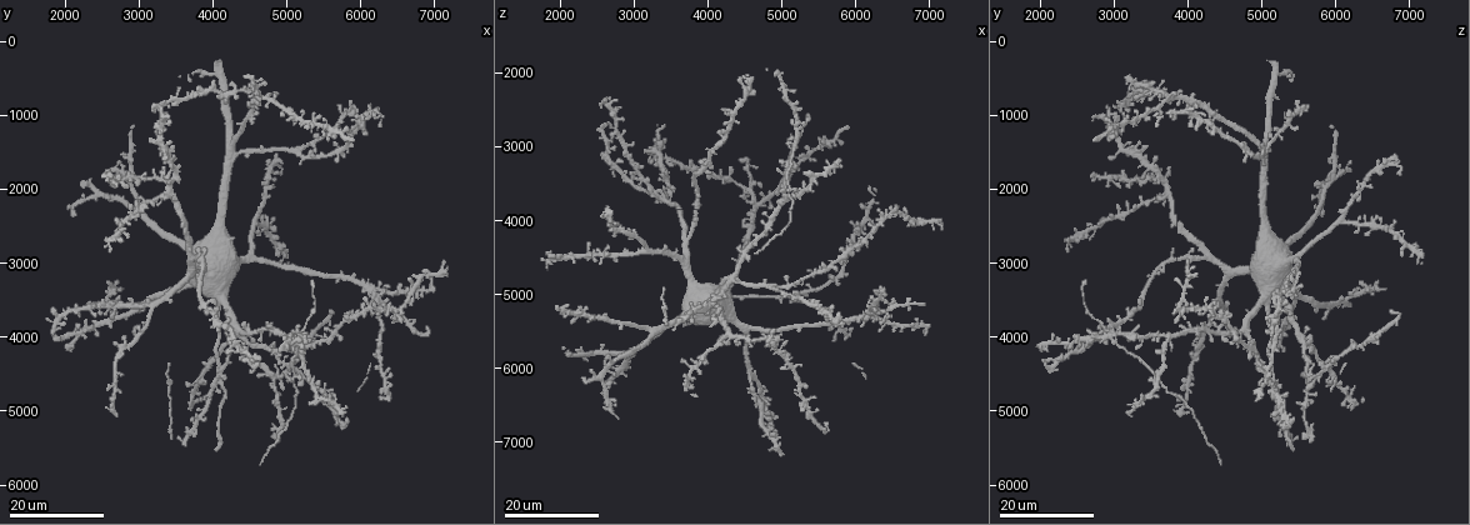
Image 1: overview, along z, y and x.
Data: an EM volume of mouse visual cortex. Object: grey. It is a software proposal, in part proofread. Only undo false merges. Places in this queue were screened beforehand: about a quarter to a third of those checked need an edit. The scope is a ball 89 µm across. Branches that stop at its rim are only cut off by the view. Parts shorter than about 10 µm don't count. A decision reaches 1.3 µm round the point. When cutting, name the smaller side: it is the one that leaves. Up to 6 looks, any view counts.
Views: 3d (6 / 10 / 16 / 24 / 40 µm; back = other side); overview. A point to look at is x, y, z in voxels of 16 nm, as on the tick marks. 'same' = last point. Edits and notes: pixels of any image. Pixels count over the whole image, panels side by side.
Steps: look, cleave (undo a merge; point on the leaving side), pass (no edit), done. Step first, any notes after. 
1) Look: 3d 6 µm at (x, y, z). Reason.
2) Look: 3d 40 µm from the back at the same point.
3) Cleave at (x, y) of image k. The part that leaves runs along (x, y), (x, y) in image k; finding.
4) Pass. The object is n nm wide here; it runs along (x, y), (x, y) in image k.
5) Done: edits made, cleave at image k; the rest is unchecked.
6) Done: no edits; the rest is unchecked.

Look: 3d 24 µm at (5150, 4000, 2950).

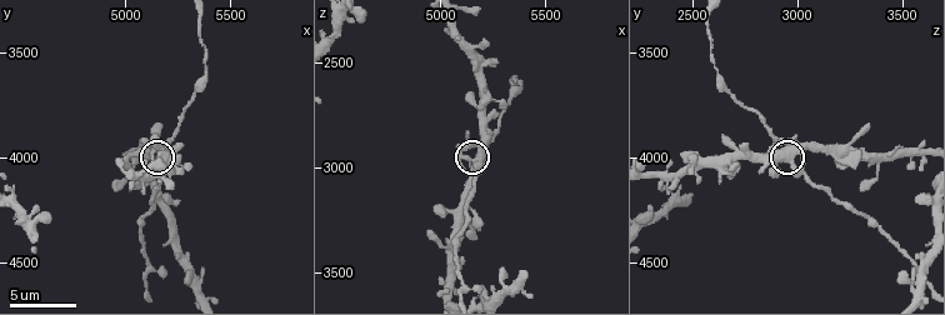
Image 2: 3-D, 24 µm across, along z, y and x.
Look: 3d 6 µm at (5200, 4040, 2980). Zoom in.

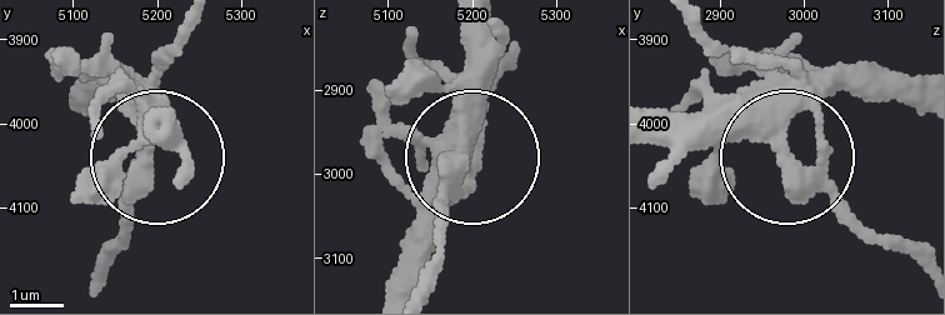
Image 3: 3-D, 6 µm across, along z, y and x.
Pass. The object is 460 nm wide here; one neuron here.

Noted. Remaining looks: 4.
Look: 3d 16 µm at (4850, 4200, 4900). Four or more arms meet.

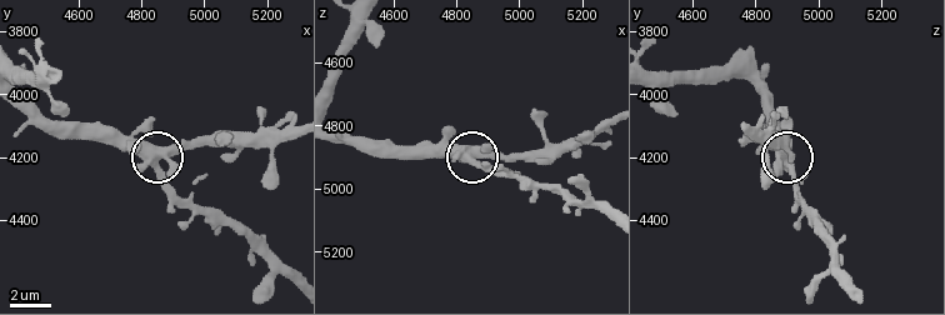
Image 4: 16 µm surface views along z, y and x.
Look: 3d 10 µm at (4850, 4210, 4910).

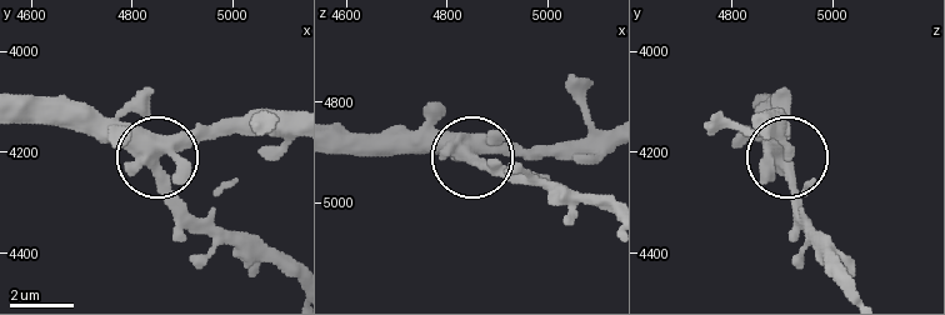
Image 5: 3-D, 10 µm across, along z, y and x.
Pass. 5 arms meet here; it runs along (21, 93), (86, 103), (135, 133), (168, 189), (213, 235) in image 5; one neuron here.

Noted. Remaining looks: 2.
Look: 3d 24 µm at (5350, 4050, 6400). Four arms meet.

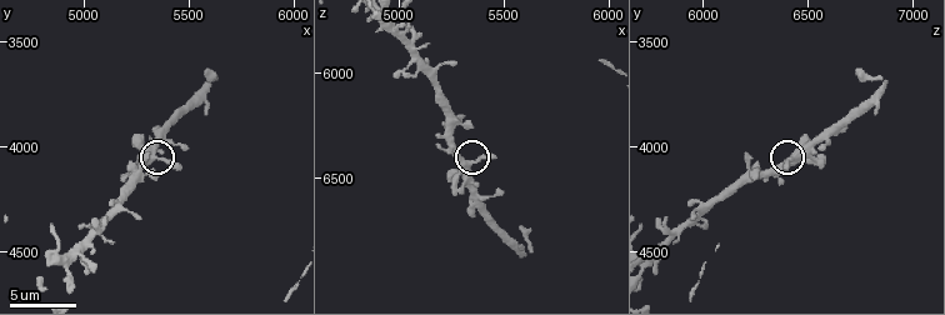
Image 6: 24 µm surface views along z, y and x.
Look: 3d 10 µm at (5350, 4050, 6440).

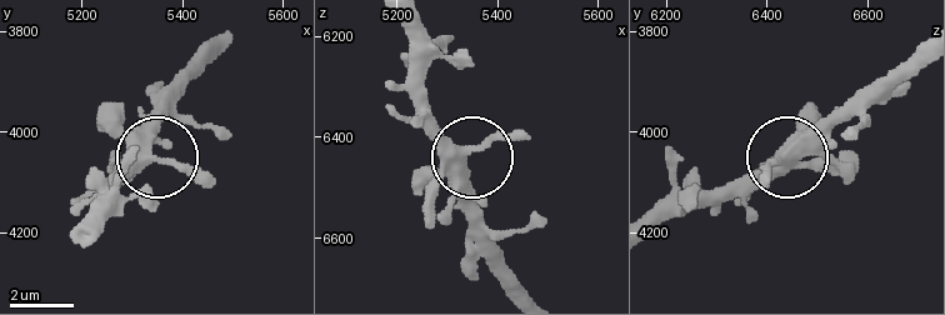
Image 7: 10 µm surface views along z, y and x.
Pass. One neuron here.

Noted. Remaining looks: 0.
Done: no edits; the rest is unchecked.

